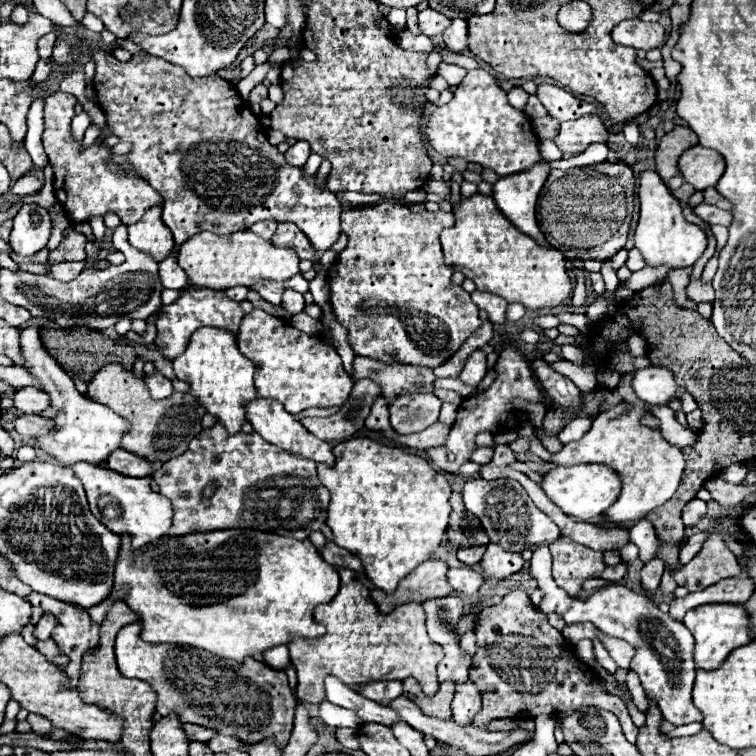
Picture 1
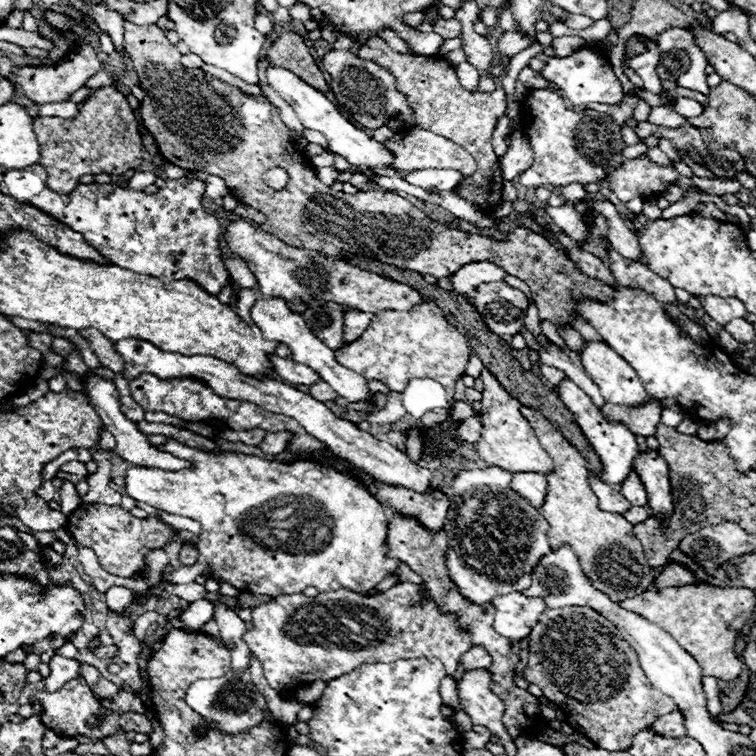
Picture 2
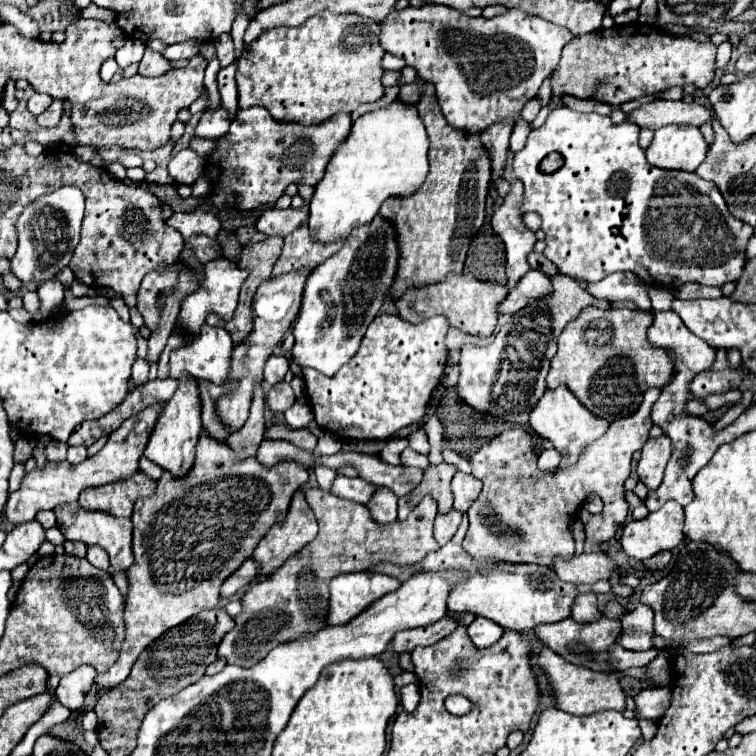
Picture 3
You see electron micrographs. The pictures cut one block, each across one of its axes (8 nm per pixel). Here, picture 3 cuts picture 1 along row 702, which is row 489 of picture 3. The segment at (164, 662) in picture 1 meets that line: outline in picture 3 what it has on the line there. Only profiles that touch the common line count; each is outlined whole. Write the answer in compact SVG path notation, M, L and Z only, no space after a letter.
M200 436L200 442L196 446L196 462L194 462L194 468L188 472L188 476L184 478L170 478L168 472L162 474L162 478L158 480L158 488L156 488L156 494L152 498L144 498L144 500L138 500L136 506L134 506L134 514L132 514L132 524L134 524L134 536L132 536L132 552L134 552L134 566L128 570L128 584L130 584L130 594L128 594L128 600L126 600L126 610L124 610L124 618L126 618L126 640L124 640L124 646L122 646L122 652L120 652L120 658L116 660L114 666L110 666L104 674L98 674L96 678L96 684L98 686L104 686L104 688L114 688L118 686L120 682L126 680L126 676L130 674L136 658L140 656L140 652L152 642L156 640L158 636L162 636L166 630L186 622L190 616L202 612L202 610L210 610L210 608L216 608L220 604L220 586L222 582L234 572L238 570L238 566L248 560L254 552L254 548L258 546L258 542L262 540L262 536L270 530L270 526L282 522L286 518L286 512L288 512L288 506L290 506L290 500L292 500L292 494L308 482L308 468L302 466L300 462L294 462L294 460L286 460L286 462L280 462L276 464L274 468L264 468L258 460L254 458L248 458L244 462L238 462L234 458L234 452L230 448L226 448L226 444L222 442L214 442L214 438L206 438L206 436Z

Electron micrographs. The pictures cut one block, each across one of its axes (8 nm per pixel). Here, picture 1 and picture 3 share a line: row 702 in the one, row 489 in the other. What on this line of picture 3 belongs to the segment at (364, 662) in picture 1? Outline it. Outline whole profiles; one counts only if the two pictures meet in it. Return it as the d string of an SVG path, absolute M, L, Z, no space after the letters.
M320 488L306 490L306 500L320 526L318 536L286 560L280 570L248 586L242 598L242 612L234 618L236 626L218 644L218 658L226 658L228 664L254 666L254 662L262 660L274 646L300 638L306 632L314 634L314 630L326 628L328 586L338 574L366 572L378 562L416 564L428 552L440 548L432 534L436 502L430 496L410 512L406 522L394 524L378 524L372 520L366 506L346 502Z

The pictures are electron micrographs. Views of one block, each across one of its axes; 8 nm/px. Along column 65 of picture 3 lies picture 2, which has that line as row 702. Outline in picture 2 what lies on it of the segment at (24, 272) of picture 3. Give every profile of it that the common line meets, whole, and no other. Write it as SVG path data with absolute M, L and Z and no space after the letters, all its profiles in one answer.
M216 602L216 612L214 612L214 620L220 628L220 638L224 642L224 646L232 652L232 668L226 676L222 678L216 678L216 680L208 680L206 686L200 686L200 680L194 682L190 688L188 688L188 694L186 694L186 704L198 712L202 718L214 722L214 726L222 732L222 734L228 734L228 736L236 736L236 734L244 734L248 732L250 728L258 726L264 722L264 712L268 710L268 704L266 704L266 698L258 692L258 688L252 684L250 680L250 672L248 672L248 666L250 666L250 658L252 658L252 652L250 648L246 646L246 642L242 640L242 636L246 634L246 626L244 622L238 618L238 614L234 610L230 610L228 606L224 606L222 602Z

